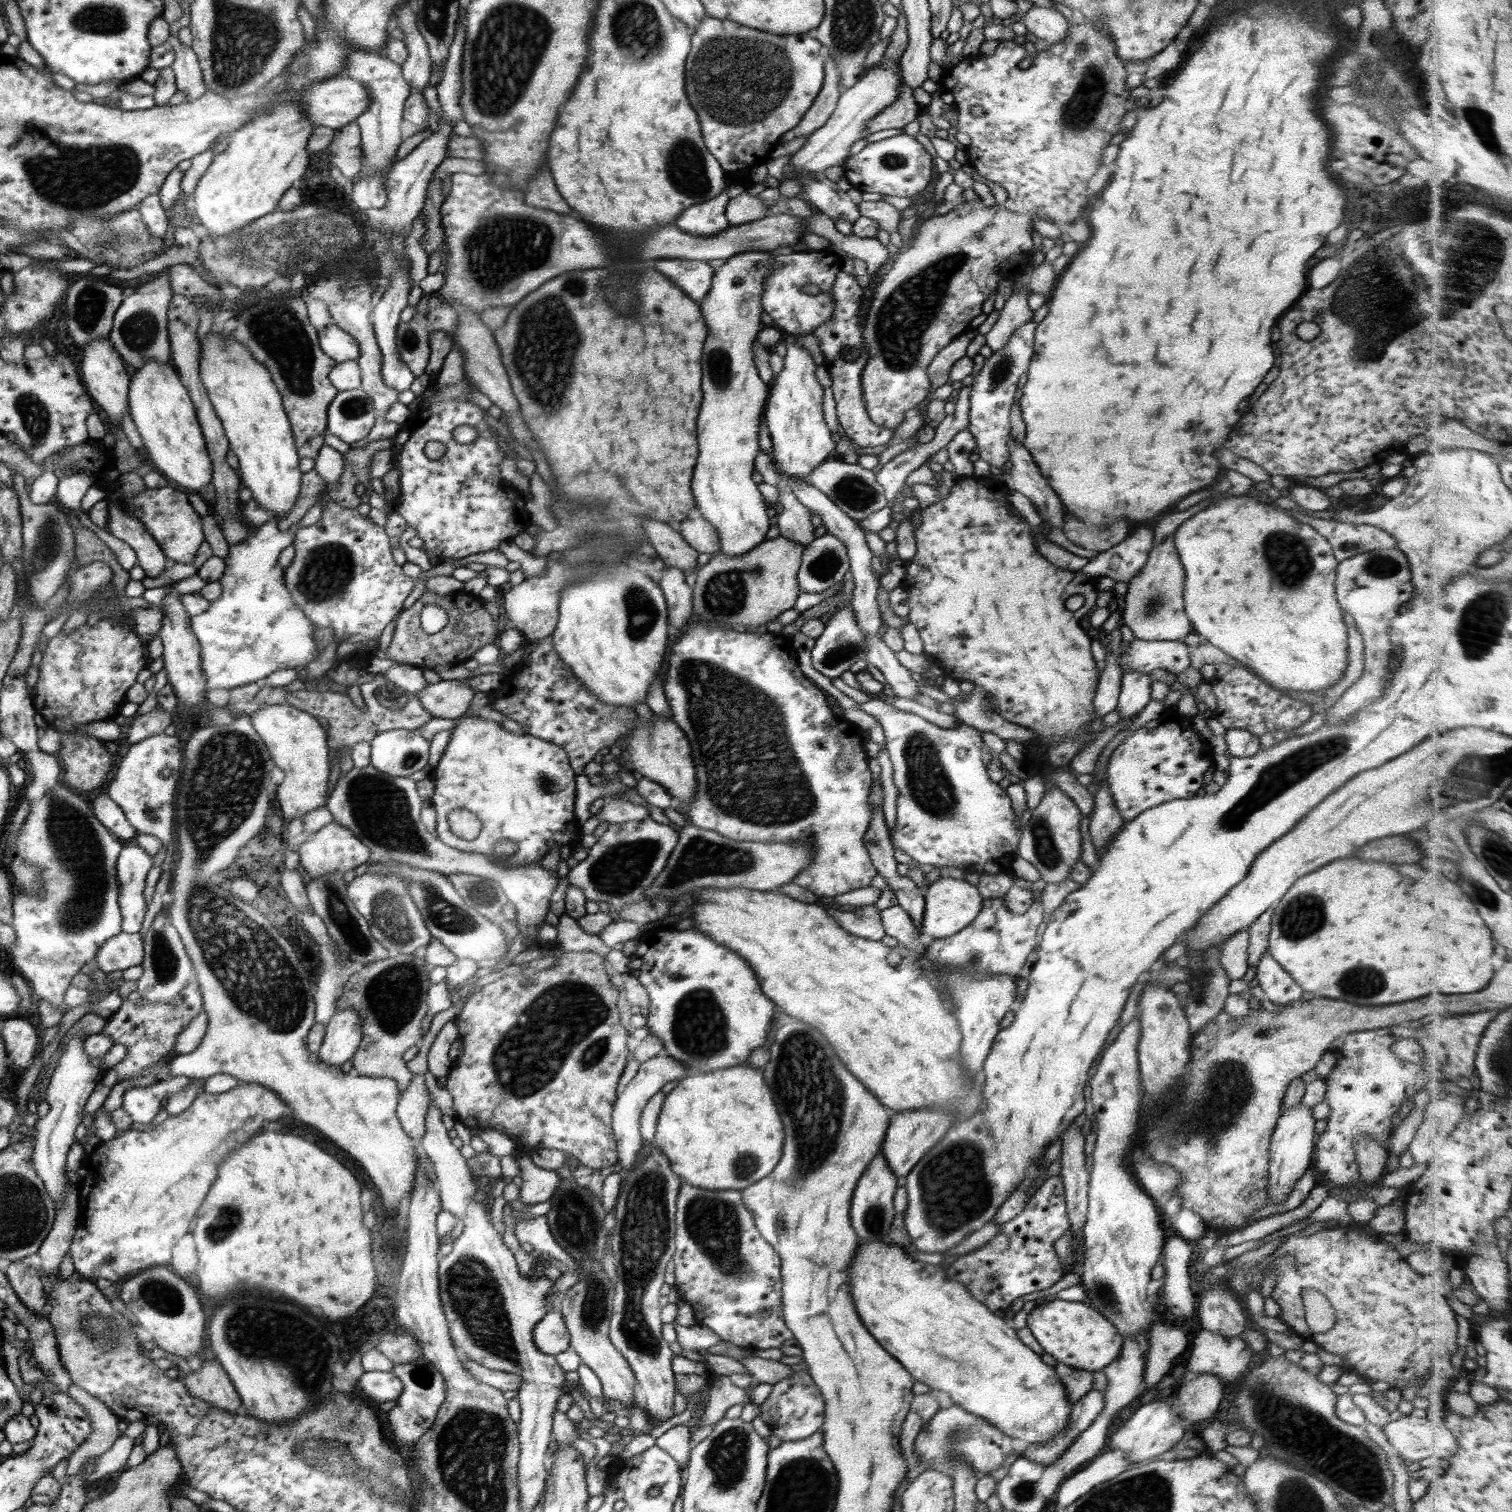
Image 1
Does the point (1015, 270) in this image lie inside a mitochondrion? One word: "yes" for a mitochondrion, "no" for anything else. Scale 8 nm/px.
no

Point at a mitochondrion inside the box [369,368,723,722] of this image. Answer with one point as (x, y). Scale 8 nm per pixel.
(616, 541)

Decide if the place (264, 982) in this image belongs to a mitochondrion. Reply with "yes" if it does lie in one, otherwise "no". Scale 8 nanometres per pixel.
yes

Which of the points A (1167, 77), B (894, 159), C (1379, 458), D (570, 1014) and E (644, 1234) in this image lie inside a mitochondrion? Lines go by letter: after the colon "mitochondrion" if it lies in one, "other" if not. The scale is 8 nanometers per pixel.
A: other
B: mitochondrion
C: other
D: mitochondrion
E: mitochondrion

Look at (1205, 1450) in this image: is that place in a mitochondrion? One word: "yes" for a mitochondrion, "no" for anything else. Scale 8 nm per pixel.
no

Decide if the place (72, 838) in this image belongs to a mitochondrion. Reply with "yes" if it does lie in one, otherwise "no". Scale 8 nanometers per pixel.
yes

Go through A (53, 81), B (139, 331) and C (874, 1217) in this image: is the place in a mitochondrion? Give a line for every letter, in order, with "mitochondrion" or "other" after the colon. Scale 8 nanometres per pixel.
A: other
B: mitochondrion
C: mitochondrion

